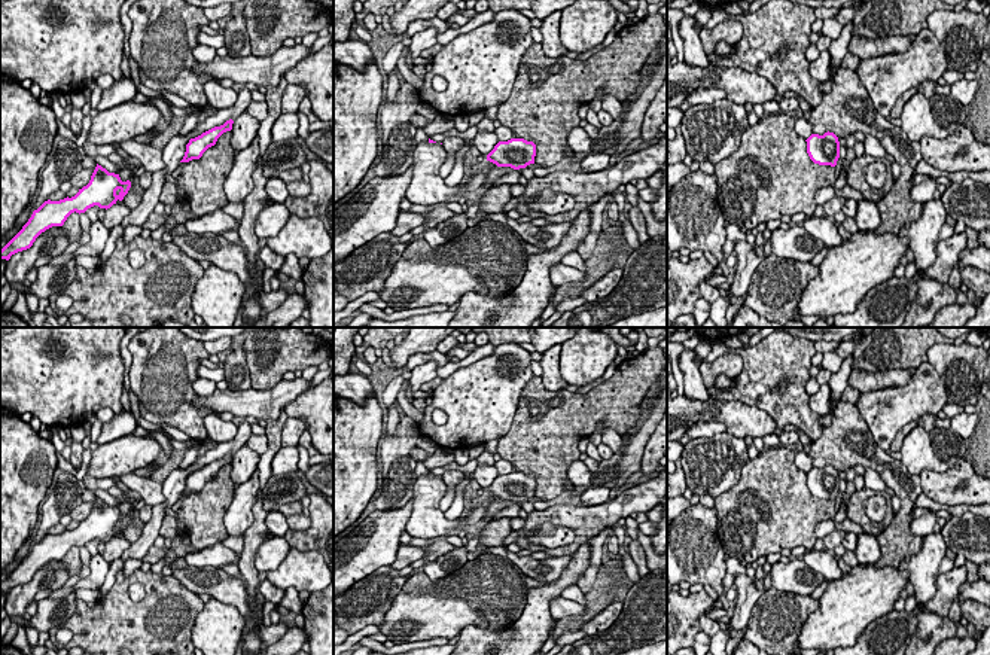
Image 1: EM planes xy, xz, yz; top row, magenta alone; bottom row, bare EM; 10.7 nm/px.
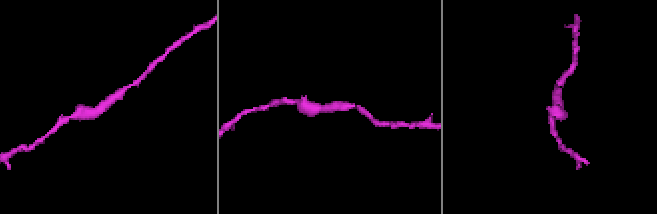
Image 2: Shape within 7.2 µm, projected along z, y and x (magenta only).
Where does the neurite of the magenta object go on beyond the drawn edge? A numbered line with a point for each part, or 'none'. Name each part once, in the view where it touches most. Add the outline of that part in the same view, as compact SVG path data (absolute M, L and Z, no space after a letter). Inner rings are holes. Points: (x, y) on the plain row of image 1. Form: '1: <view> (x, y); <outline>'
none

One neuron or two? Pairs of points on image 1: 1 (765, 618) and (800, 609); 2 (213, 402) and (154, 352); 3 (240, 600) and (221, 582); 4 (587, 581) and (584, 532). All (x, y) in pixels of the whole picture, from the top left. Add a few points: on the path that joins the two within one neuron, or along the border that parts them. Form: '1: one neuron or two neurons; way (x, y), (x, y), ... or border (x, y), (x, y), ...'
1: one neuron; way (774, 618), (791, 611)
2: two neurons; border (192, 399), (197, 408), (212, 410)
3: one neuron; way (235, 596), (225, 587)
4: two neurons; border (609, 526), (596, 535)

